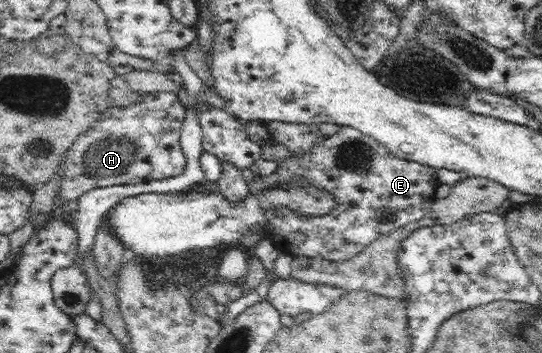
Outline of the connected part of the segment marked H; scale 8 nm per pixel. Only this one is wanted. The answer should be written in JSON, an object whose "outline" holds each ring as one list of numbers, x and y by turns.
{"outline":[[172,92,143,93,144,99,133,106,110,106,89,130,79,134,59,160,62,174,54,212,63,203,75,208,79,196,94,188,119,184,170,180,179,176,186,166,180,145,180,132,185,118,186,101]]}

